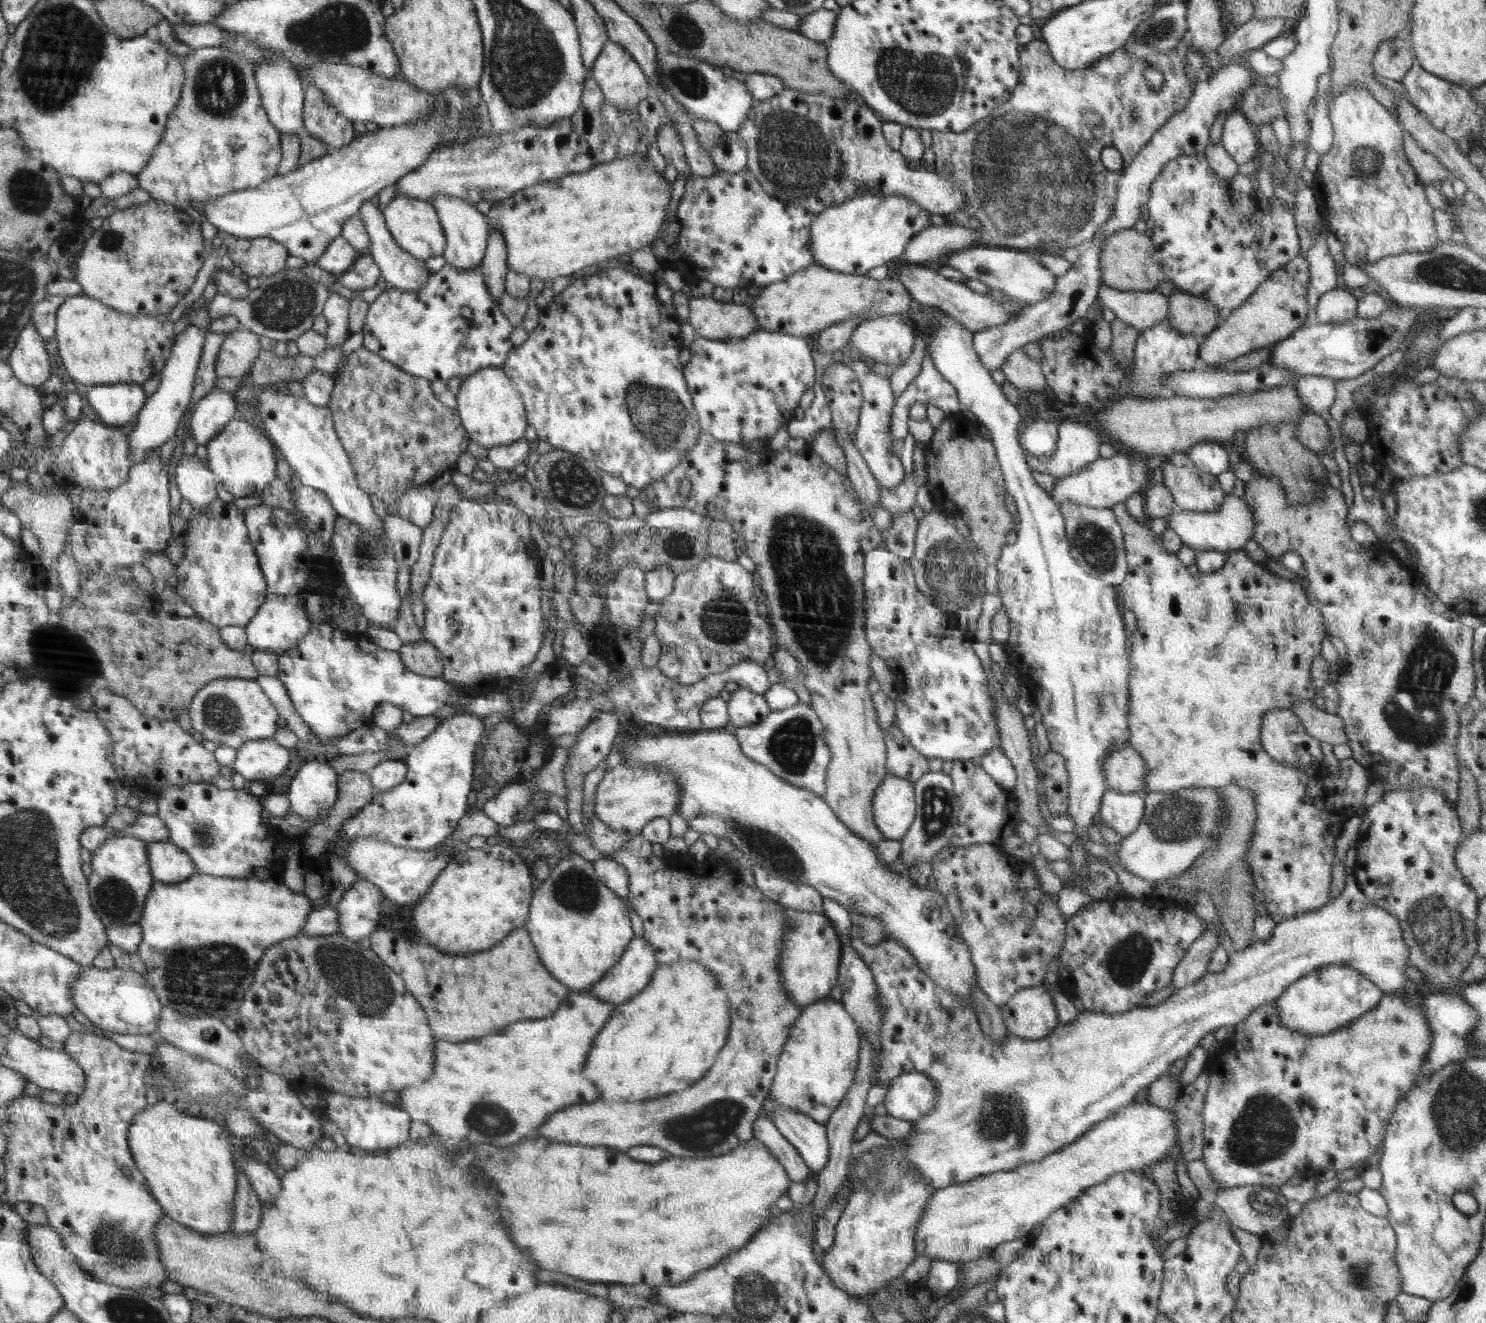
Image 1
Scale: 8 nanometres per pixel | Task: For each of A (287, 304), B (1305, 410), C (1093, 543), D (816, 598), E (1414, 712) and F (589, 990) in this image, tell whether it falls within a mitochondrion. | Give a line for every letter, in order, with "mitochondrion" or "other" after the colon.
A: mitochondrion
B: other
C: mitochondrion
D: mitochondrion
E: mitochondrion
F: other

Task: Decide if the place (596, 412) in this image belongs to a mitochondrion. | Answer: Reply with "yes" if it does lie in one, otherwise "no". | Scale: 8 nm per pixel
no

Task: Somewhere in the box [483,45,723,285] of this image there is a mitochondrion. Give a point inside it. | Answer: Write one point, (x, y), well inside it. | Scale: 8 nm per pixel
(694, 83)

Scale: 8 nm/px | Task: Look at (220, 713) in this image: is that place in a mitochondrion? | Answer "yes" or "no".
yes

